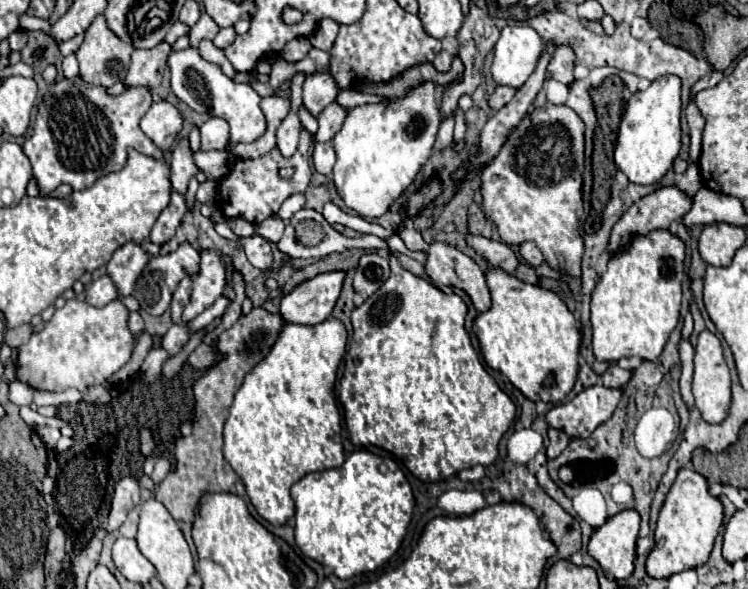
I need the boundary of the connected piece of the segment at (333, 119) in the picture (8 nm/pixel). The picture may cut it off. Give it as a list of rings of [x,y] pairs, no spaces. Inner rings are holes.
[[[333,101],[319,117],[319,131],[317,131],[317,143],[331,141],[335,133],[341,129],[343,121],[347,117],[347,109],[341,107],[337,101]]]

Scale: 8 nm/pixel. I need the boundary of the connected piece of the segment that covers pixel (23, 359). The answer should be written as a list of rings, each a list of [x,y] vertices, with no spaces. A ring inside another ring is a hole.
[[[79,299],[67,301],[65,307],[57,309],[51,321],[45,323],[43,331],[35,333],[25,345],[21,345],[21,355],[17,357],[17,379],[31,385],[33,389],[43,389],[43,391],[65,391],[65,387],[83,391],[89,385],[107,381],[131,359],[135,347],[135,337],[127,327],[127,319],[129,319],[129,309],[121,303],[121,299],[115,299],[99,309]]]

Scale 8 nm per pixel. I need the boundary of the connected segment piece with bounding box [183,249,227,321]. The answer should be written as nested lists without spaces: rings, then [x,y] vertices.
[[[213,249],[201,251],[201,273],[193,283],[191,303],[185,307],[183,321],[191,321],[203,309],[211,307],[221,295],[227,285],[227,271],[219,259],[219,253]]]

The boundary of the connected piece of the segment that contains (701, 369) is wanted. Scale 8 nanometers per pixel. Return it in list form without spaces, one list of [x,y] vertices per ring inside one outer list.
[[[703,331],[697,339],[693,395],[695,395],[695,407],[701,411],[701,417],[707,423],[723,423],[727,419],[729,405],[731,405],[731,377],[729,377],[729,367],[723,357],[721,343],[711,331]]]

